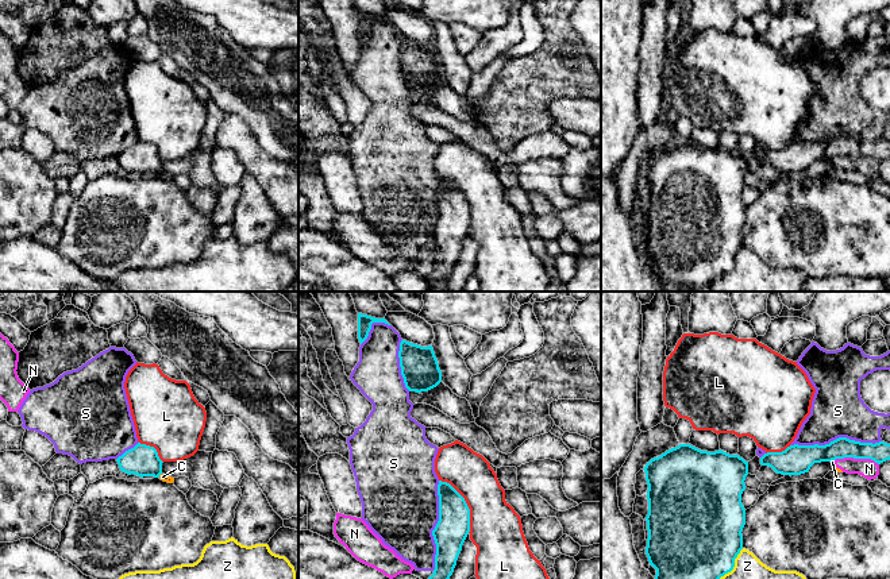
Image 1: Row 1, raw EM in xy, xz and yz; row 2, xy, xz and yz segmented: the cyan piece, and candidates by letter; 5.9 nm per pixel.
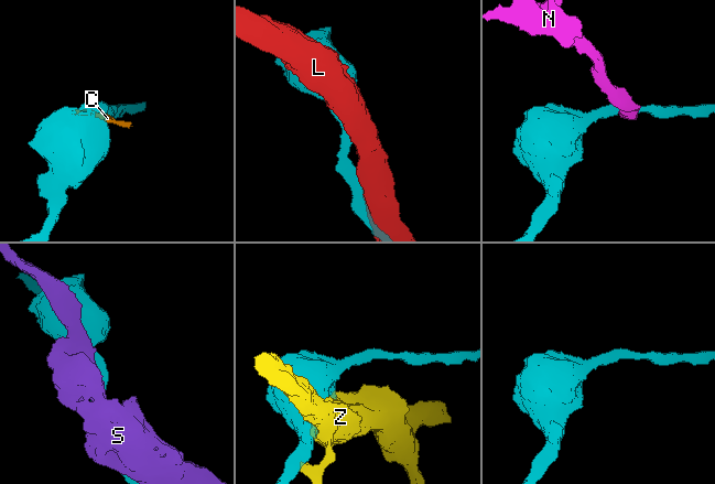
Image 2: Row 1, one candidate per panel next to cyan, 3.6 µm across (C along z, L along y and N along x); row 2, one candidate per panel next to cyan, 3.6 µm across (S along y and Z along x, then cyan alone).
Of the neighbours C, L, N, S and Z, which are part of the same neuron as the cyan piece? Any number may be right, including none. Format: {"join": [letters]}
{"join": []}

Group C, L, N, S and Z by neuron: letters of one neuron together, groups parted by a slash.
C N / L / S / Z

